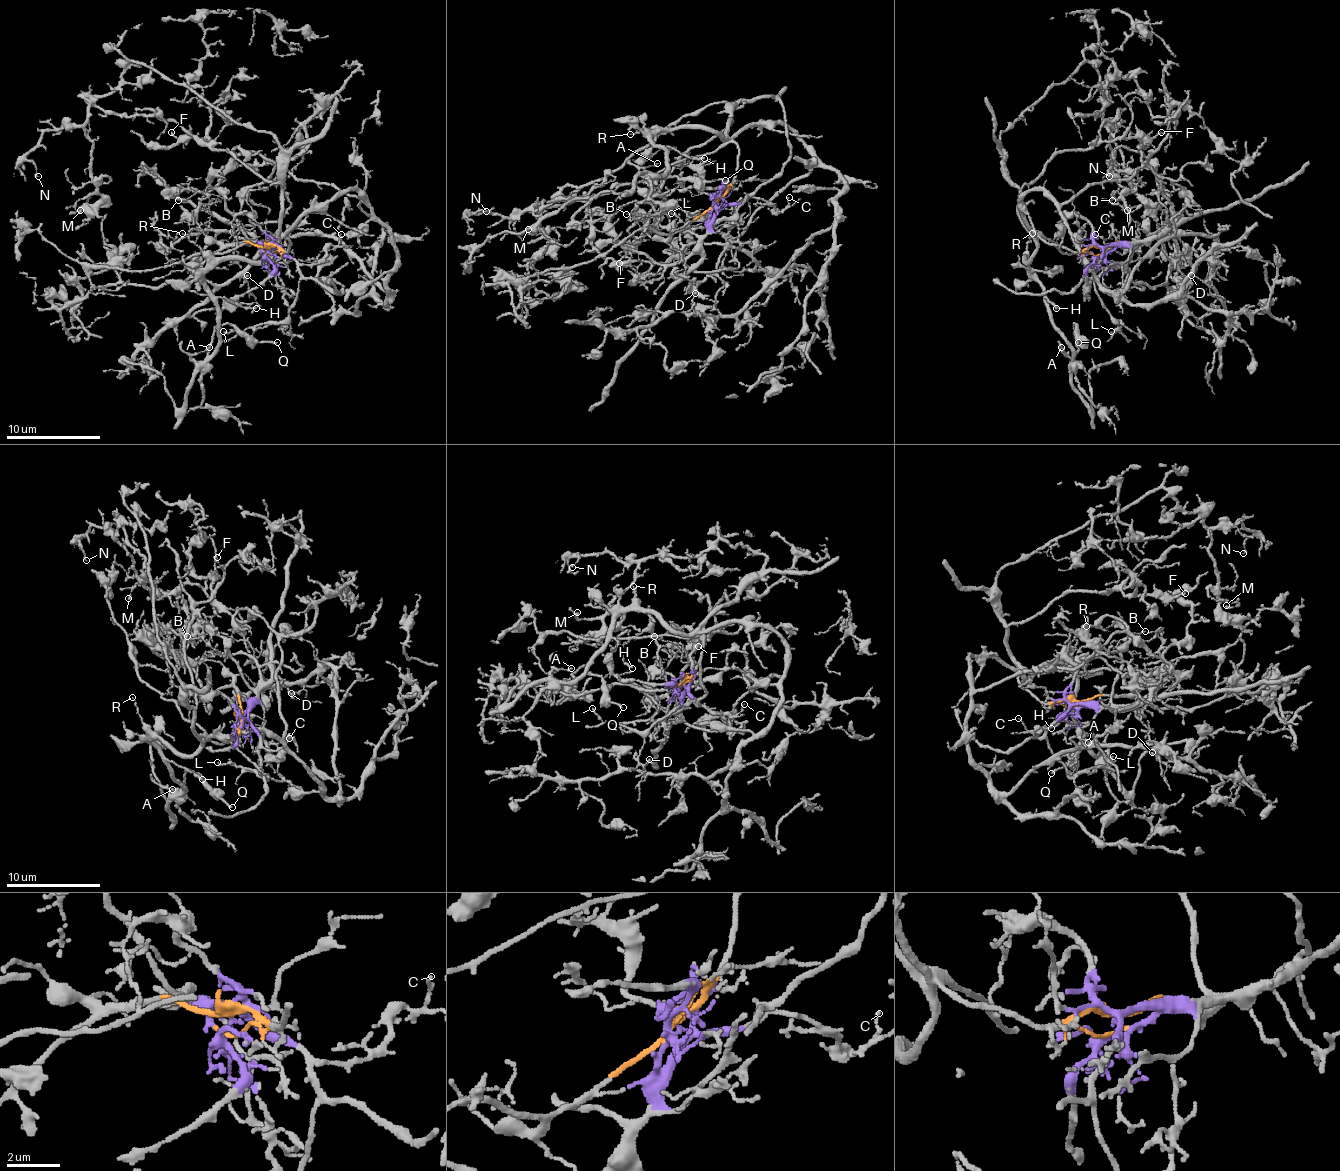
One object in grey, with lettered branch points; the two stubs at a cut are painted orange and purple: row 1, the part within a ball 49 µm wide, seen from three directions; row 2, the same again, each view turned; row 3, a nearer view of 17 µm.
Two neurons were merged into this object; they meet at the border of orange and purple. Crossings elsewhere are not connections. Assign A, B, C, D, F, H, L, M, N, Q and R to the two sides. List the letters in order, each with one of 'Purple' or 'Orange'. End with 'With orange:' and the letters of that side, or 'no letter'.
A: Orange
B: Purple
C: Purple
D: Orange
F: Orange
H: Orange
L: Purple
M: Orange
N: Orange
Q: Orange
R: Orange
With orange: A, D, F, H, M, N, Q, R

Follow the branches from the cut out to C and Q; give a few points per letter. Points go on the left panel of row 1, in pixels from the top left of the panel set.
C: (266, 253), (280, 251), (299, 263), (315, 265), (329, 249), (334, 249), (341, 234)
Q: (266, 253), (287, 239), (202, 277), (212, 345), (224, 324), (278, 343)

